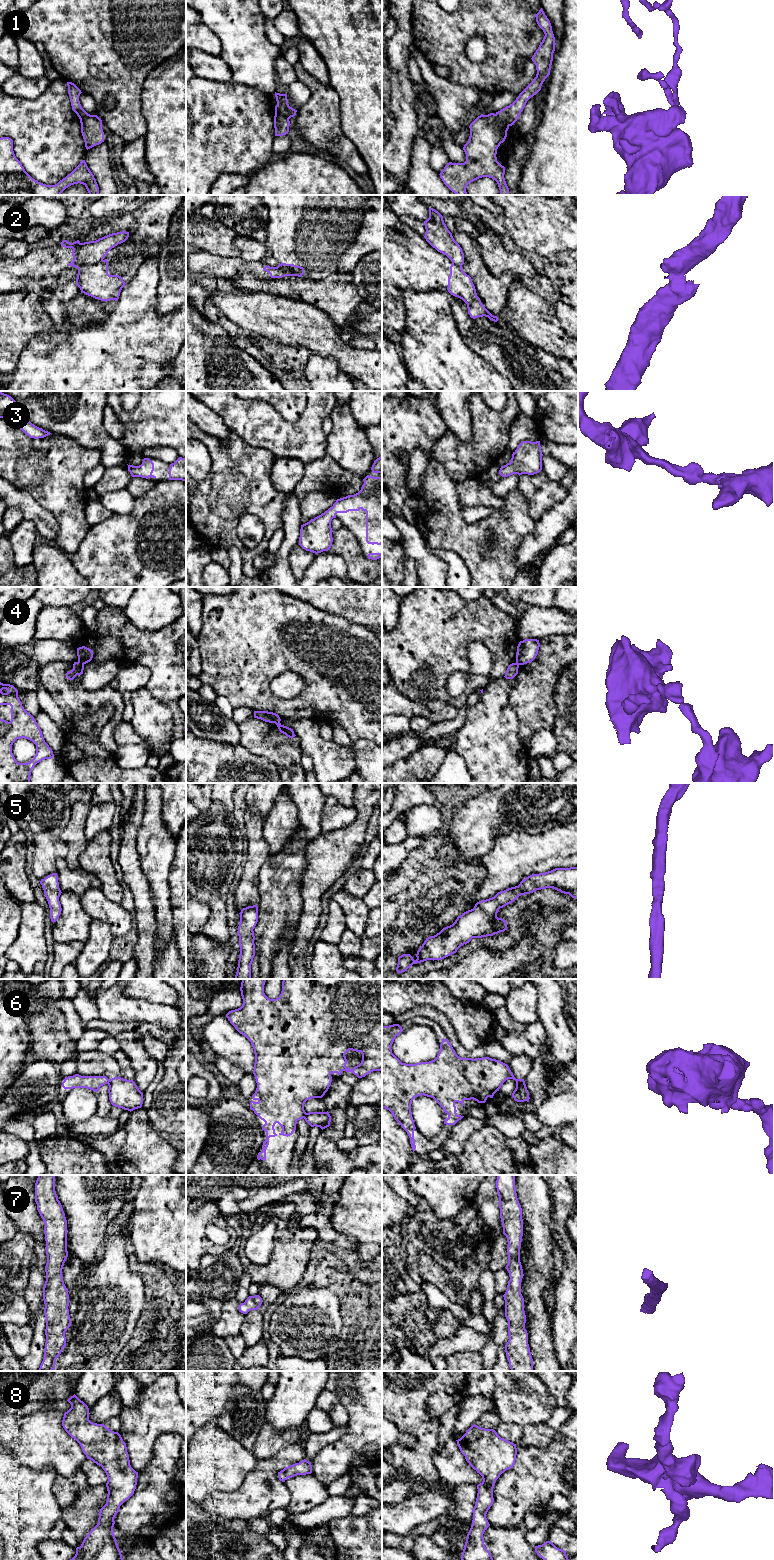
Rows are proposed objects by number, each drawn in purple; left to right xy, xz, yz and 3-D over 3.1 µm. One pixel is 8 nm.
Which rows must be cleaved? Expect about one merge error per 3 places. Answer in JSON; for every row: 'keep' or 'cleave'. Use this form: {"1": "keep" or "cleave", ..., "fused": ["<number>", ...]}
{"1": "cleave", "2": "cleave", "3": "keep", "4": "cleave", "5": "keep", "6": "cleave", "7": "keep", "8": "keep", "fused": ["1", "2", "4", "6"]}

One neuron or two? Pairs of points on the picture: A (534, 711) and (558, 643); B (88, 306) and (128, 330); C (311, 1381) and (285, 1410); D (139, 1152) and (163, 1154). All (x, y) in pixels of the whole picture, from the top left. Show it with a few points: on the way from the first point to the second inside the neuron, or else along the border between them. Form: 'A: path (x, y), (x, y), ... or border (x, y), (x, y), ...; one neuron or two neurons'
A: path (535, 694), (537, 680), (550, 660); one neuron
B: border (114, 307), (101, 320), (88, 321), (83, 325); two neurons
C: path (304, 1388), (291, 1403); one neuron
D: path (145, 1154), (157, 1154); one neuron

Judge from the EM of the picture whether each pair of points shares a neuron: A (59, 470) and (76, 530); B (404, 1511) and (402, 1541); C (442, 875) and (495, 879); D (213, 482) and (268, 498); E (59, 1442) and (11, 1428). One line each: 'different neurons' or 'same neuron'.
A: same neuron
B: different neurons
C: different neurons
D: same neuron
E: same neuron

